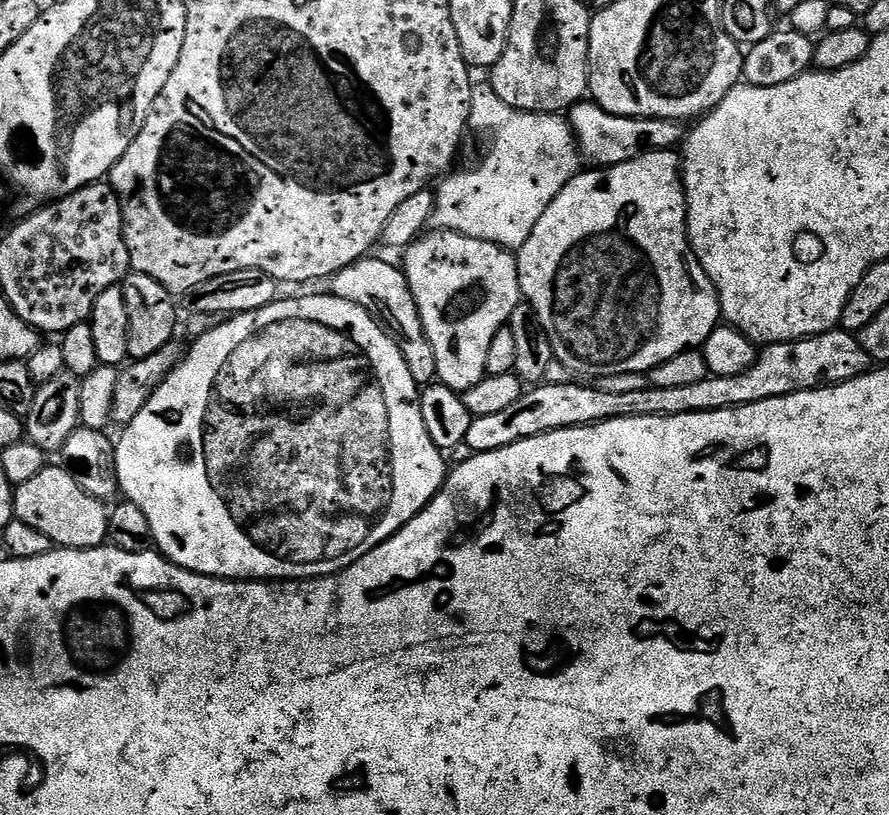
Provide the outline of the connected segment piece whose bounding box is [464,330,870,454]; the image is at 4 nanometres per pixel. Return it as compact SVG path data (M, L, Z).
M833 330L821 336L807 336L804 340L790 340L787 344L769 344L757 355L754 366L746 370L746 374L738 374L734 378L722 378L709 375L707 380L694 382L694 386L674 386L673 388L654 388L640 386L630 393L610 394L595 386L583 388L580 384L565 382L560 384L541 383L531 390L525 391L514 406L501 410L499 414L486 414L473 419L470 431L466 434L464 444L469 453L489 452L510 446L519 440L531 436L541 436L543 432L553 432L559 428L582 428L585 424L599 424L601 420L613 420L619 416L677 416L687 412L713 412L719 408L740 408L743 404L762 402L779 396L789 396L795 392L808 392L812 388L822 388L833 384L845 384L863 376L869 371L870 361L866 350L862 350L859 339L851 332Z

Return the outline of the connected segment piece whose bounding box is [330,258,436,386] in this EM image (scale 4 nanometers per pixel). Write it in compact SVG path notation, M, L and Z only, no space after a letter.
M365 258L356 264L346 266L331 277L331 295L342 298L346 302L355 302L379 318L396 345L400 347L400 352L404 356L406 366L410 366L410 374L416 385L427 386L436 380L436 363L432 347L422 330L422 318L418 314L418 306L412 297L408 279L397 265L395 268L384 260L372 259Z

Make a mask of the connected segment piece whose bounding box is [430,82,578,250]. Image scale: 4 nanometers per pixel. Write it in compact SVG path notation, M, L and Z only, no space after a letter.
M488 82L473 87L470 110L468 128L493 132L496 137L492 149L473 172L453 171L439 181L440 189L434 192L436 205L431 227L519 250L530 238L538 218L542 218L550 202L569 182L568 167L578 156L572 125L560 114L517 112L494 94Z

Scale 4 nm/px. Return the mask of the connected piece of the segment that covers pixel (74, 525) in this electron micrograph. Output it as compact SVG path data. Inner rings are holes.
M45 466L30 482L19 485L14 492L15 519L26 522L33 530L46 534L53 545L62 548L98 548L109 539L109 509L105 501L96 500L63 466Z

